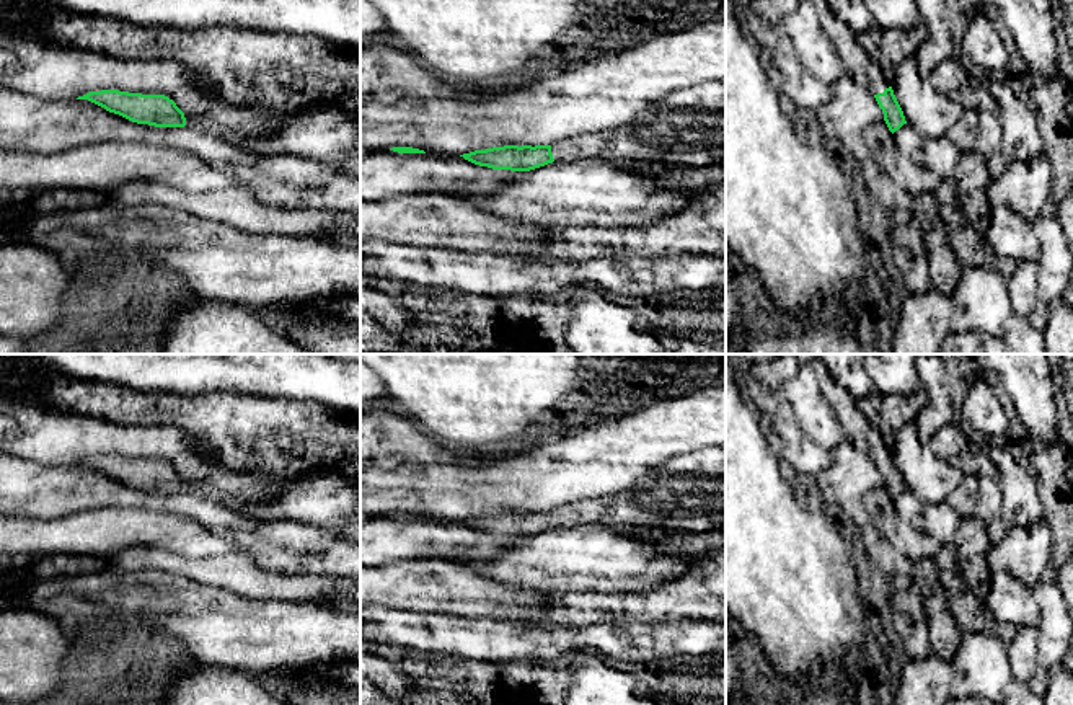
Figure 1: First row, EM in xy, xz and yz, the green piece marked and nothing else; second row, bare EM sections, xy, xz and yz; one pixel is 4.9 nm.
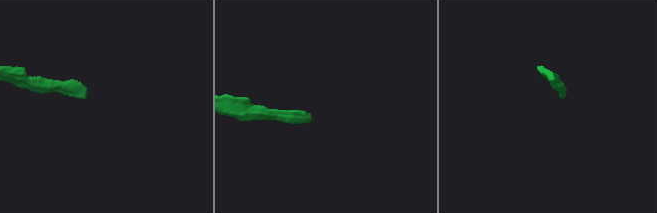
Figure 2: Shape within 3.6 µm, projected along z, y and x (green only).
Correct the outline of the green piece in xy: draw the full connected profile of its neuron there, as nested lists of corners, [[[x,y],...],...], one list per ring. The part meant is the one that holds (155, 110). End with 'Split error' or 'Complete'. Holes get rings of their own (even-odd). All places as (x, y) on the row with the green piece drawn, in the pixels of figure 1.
[[[119,90],[90,91],[77,100],[88,100],[109,113],[137,124],[155,127],[189,127],[215,135],[214,126],[205,119],[186,118],[173,100],[165,95],[142,95]]]. Split error

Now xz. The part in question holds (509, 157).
[[[703,83],[673,91],[667,98],[646,106],[629,122],[600,132],[584,132],[551,145],[504,145],[460,155],[465,160],[492,170],[530,171],[553,162],[585,158],[664,163],[695,168],[726,162],[726,83]]]. Split error

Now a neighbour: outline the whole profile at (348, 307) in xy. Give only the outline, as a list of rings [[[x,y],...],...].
[[[329,295],[298,304],[305,313],[334,315],[346,321],[360,323],[360,295]]]

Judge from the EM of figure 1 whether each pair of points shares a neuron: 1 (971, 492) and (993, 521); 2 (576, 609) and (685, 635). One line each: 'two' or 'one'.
1: one
2: two

